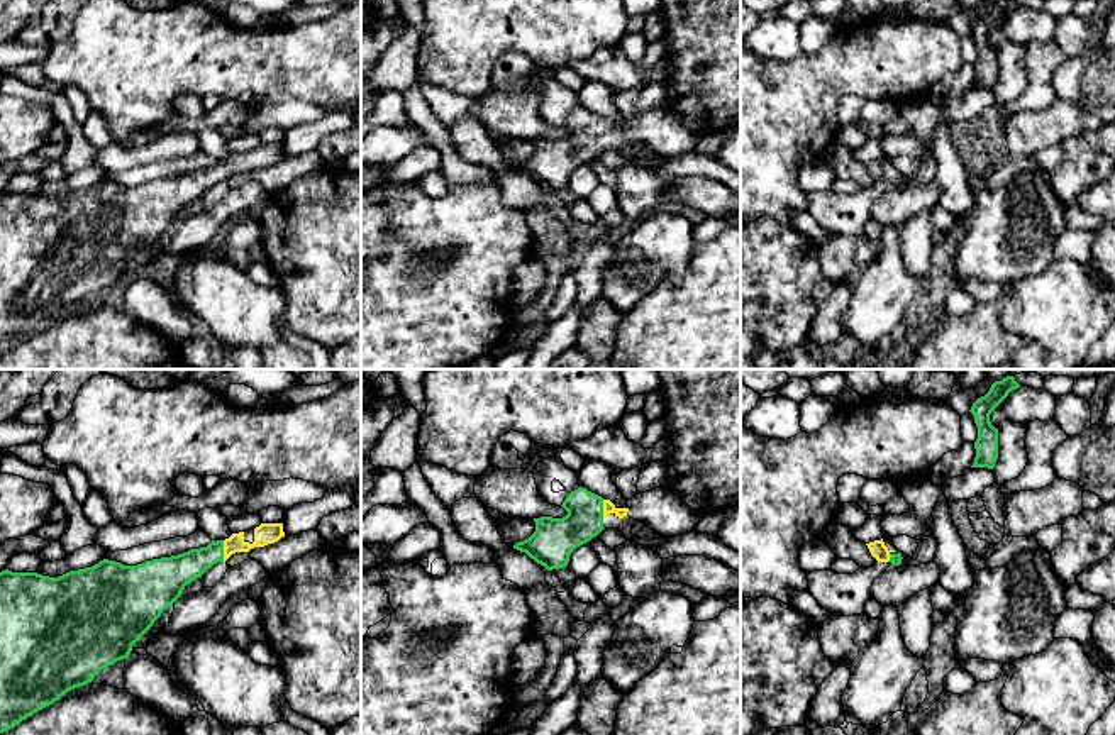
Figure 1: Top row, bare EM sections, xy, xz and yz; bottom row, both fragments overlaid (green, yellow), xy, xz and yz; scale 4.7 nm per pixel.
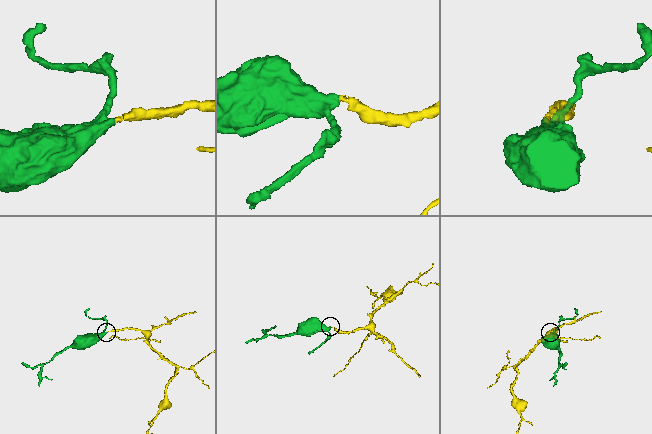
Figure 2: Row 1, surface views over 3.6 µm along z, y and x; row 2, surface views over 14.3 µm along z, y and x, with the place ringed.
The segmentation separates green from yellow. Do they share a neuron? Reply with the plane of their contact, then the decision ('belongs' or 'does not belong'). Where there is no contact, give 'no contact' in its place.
xy | belongs

